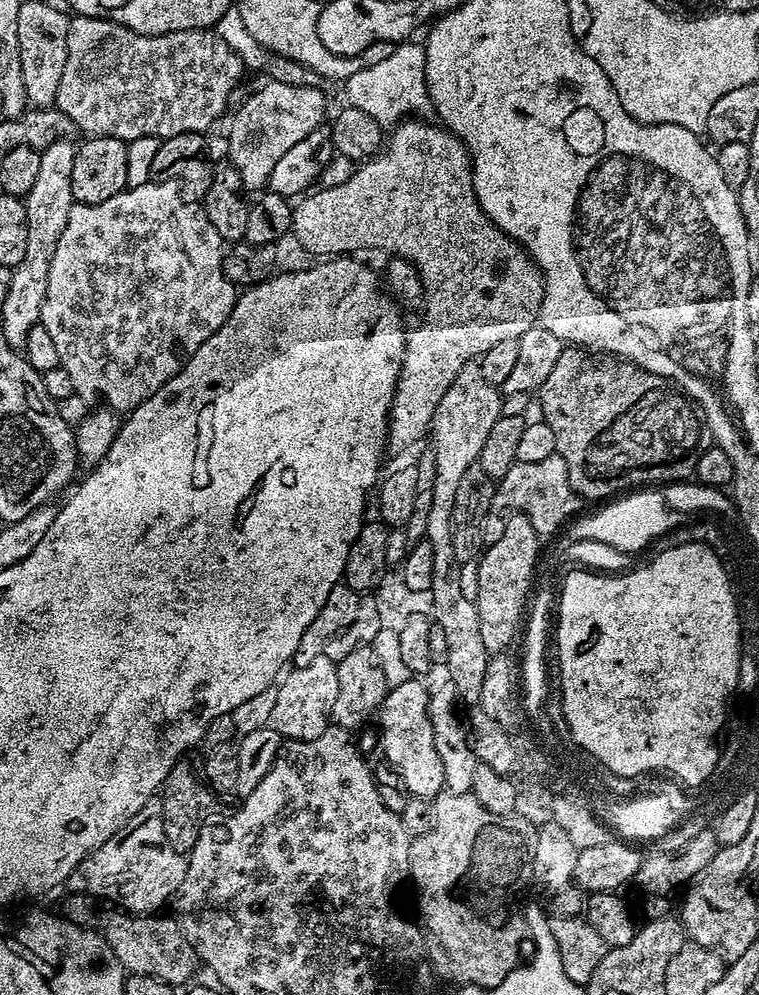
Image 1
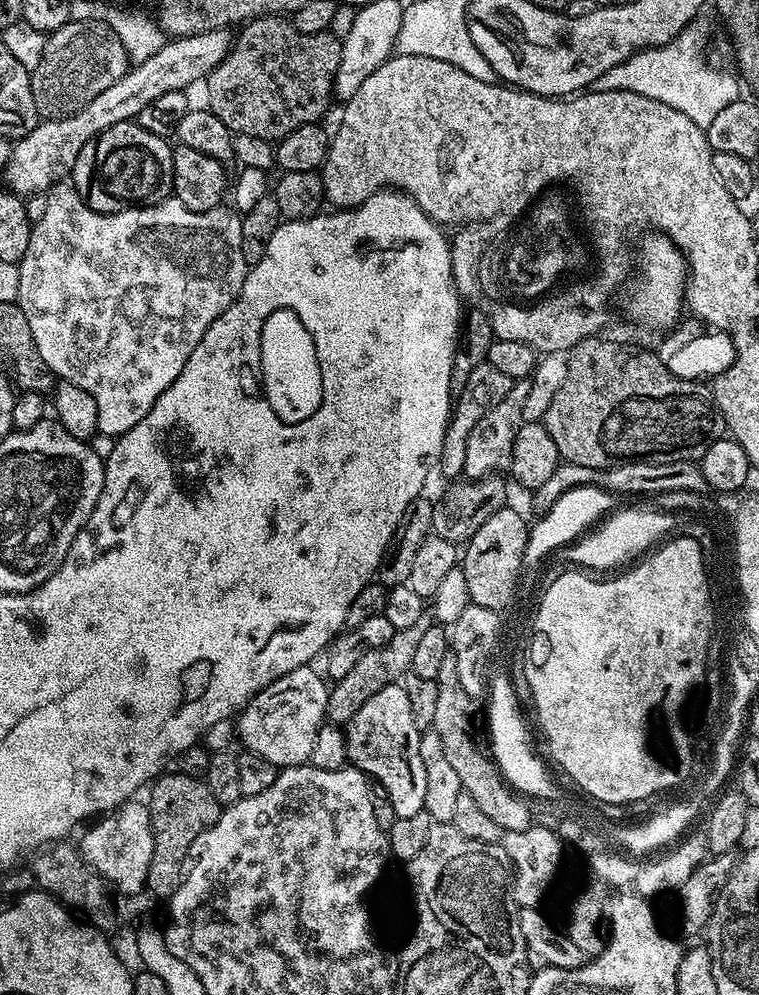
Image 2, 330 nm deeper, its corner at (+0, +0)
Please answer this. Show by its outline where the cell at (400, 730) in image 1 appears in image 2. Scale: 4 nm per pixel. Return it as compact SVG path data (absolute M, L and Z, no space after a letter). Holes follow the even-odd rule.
M403 683L378 690L378 694L367 700L362 710L358 710L358 714L354 714L346 725L344 737L349 761L388 791L393 813L402 818L411 818L413 814L424 811L426 766L422 766L421 735L422 730L414 722L410 698Z

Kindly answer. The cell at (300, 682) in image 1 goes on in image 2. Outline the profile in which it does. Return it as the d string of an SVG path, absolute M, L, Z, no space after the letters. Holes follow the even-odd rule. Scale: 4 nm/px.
M305 666L290 670L290 674L260 691L239 713L239 743L244 743L247 751L258 754L258 758L266 758L266 762L273 764L277 770L309 763L316 735L321 724L325 723L329 685L324 684L325 677L320 677L314 669Z

